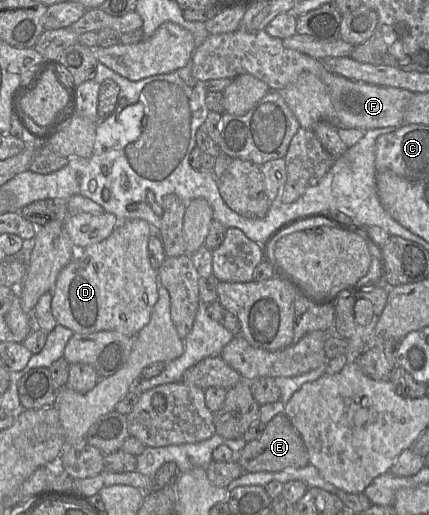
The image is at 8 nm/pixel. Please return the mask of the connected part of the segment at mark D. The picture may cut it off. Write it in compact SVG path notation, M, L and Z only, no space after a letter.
M143 219L118 221L118 226L108 238L84 248L83 253L73 258L59 273L52 290L51 309L58 324L74 333L116 331L136 337L151 318L152 309L159 299L157 270L150 264L148 242L150 225Z

